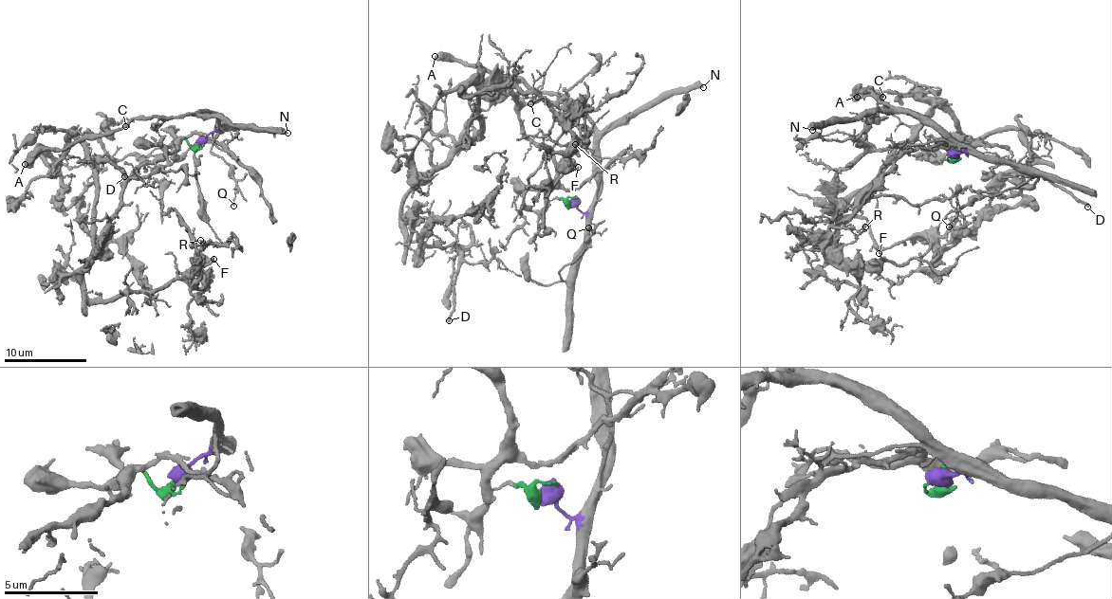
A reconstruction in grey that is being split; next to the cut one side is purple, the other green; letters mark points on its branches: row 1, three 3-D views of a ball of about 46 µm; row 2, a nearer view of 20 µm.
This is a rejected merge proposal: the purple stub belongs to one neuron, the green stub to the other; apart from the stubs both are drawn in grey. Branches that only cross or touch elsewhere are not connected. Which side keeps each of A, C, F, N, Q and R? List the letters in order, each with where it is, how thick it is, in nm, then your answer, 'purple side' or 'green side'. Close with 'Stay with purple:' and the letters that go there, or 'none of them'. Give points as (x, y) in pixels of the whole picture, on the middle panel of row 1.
A: place (435, 56); calibre 650 nm; purple side
C: place (530, 103); calibre 220 nm; purple side
F: place (578, 167); calibre 140 nm; green side
N: place (703, 87); calibre 440 nm; purple side
Q: place (588, 227); calibre 150 nm; purple side
R: place (575, 144); calibre 110 nm; green side
Stay with purple: A, C, N, Q

